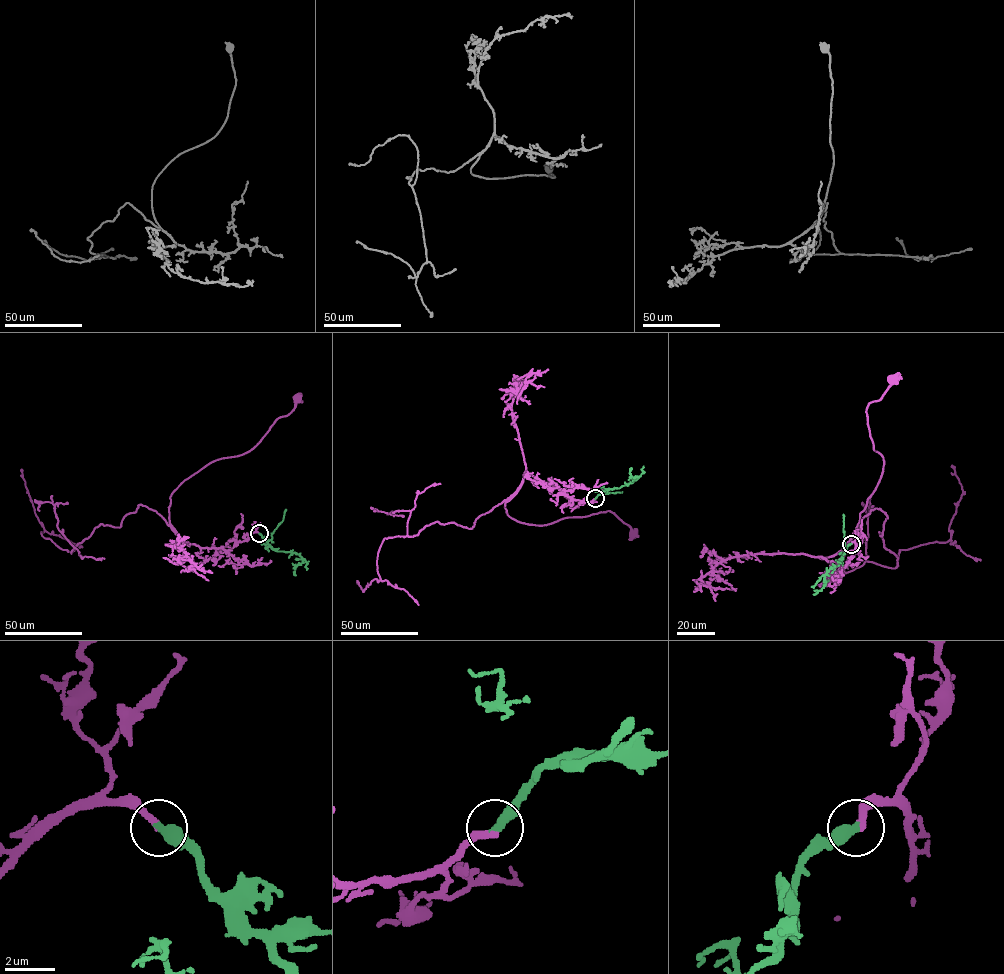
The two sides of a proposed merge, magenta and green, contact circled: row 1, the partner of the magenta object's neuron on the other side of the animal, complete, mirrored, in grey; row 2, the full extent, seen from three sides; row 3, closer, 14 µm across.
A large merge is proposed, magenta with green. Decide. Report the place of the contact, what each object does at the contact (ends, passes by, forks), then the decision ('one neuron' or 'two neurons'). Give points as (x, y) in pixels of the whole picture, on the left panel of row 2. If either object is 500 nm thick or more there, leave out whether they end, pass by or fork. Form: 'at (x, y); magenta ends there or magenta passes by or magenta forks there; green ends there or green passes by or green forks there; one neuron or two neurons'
at (259, 533); magenta ends there; green ends there; one neuron

